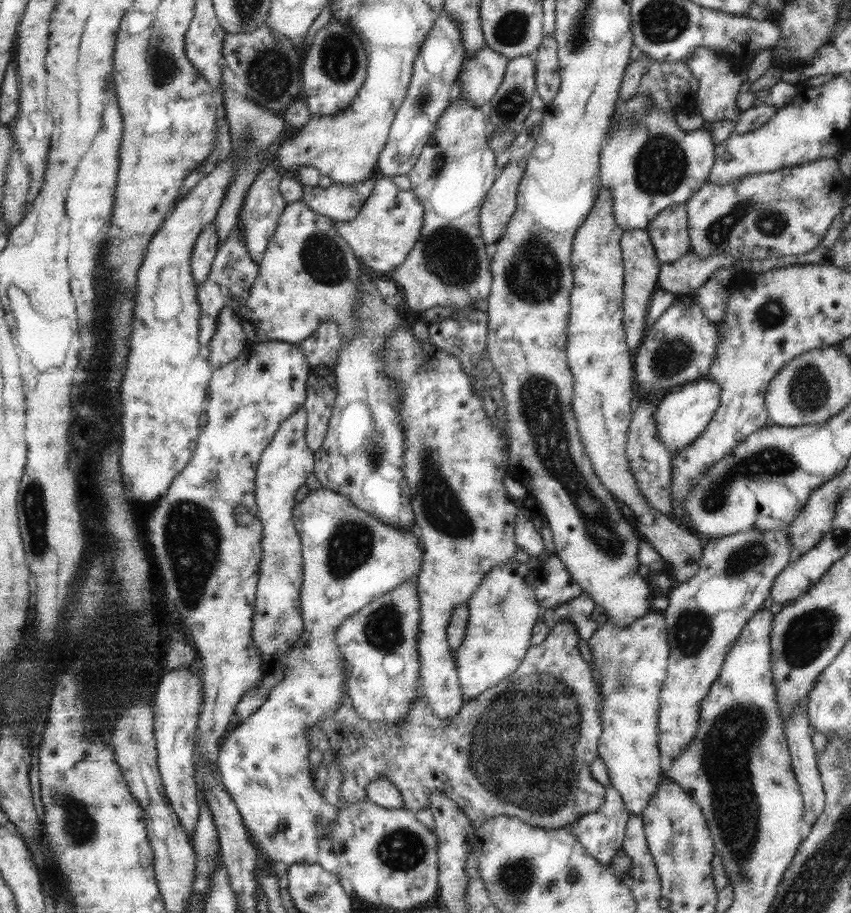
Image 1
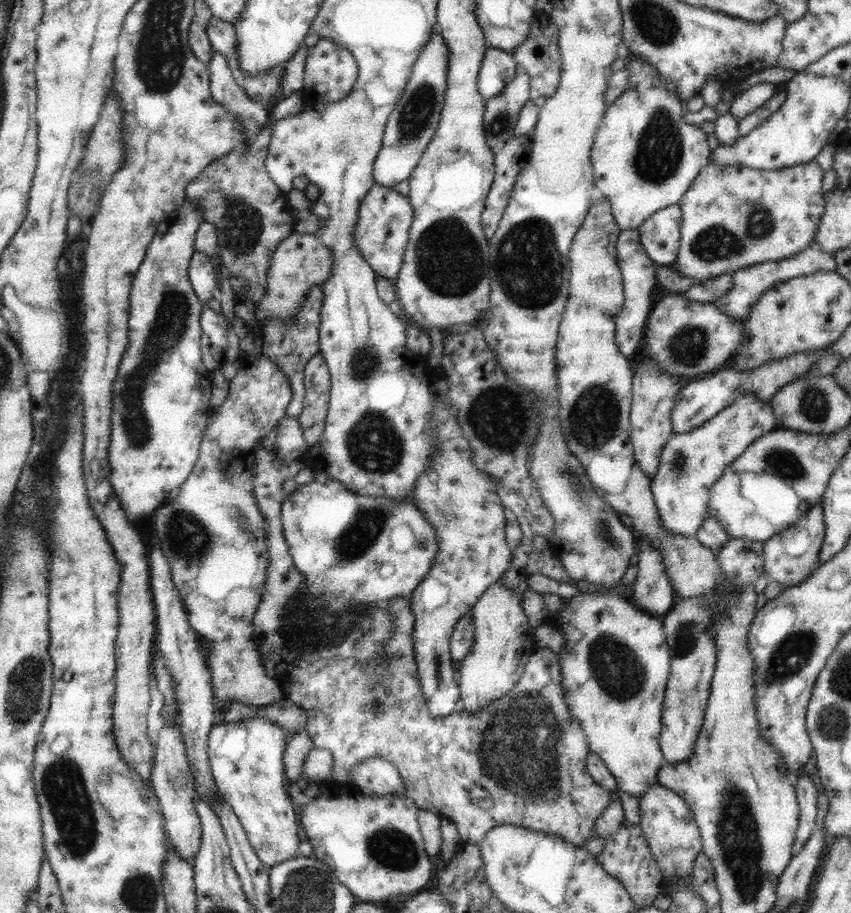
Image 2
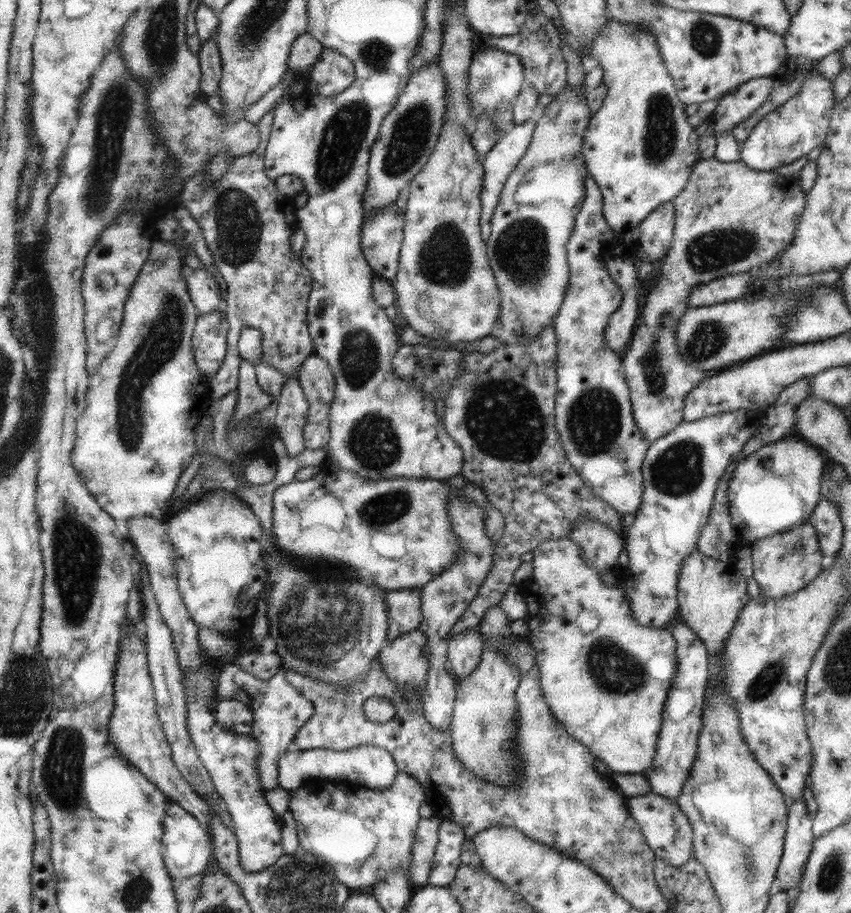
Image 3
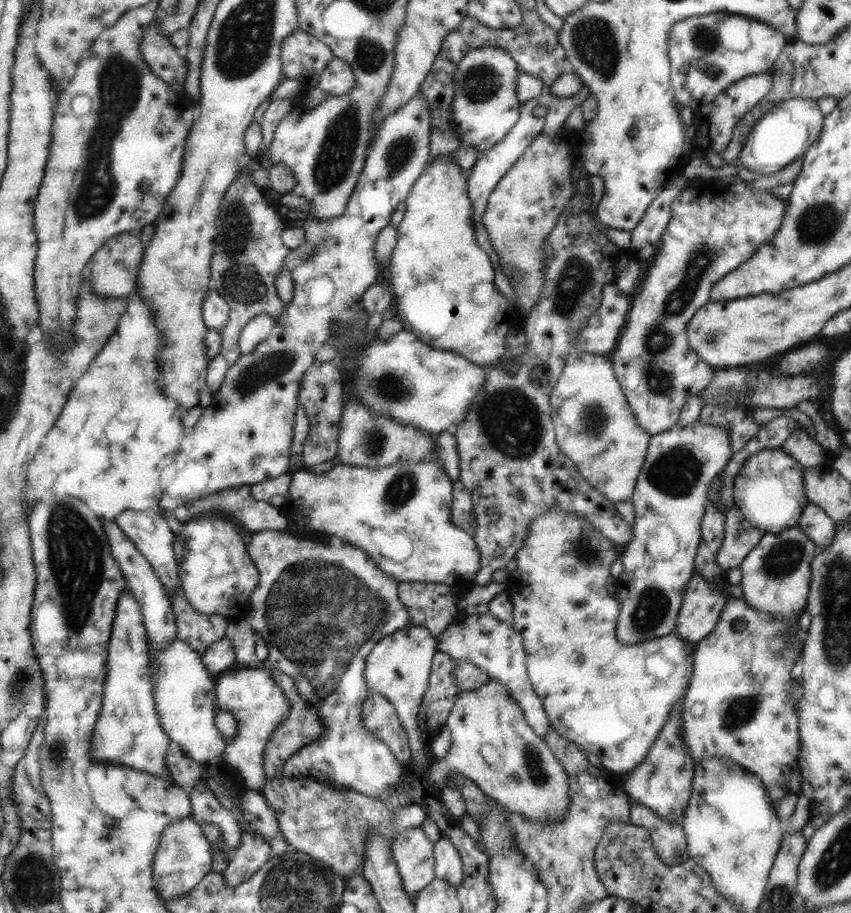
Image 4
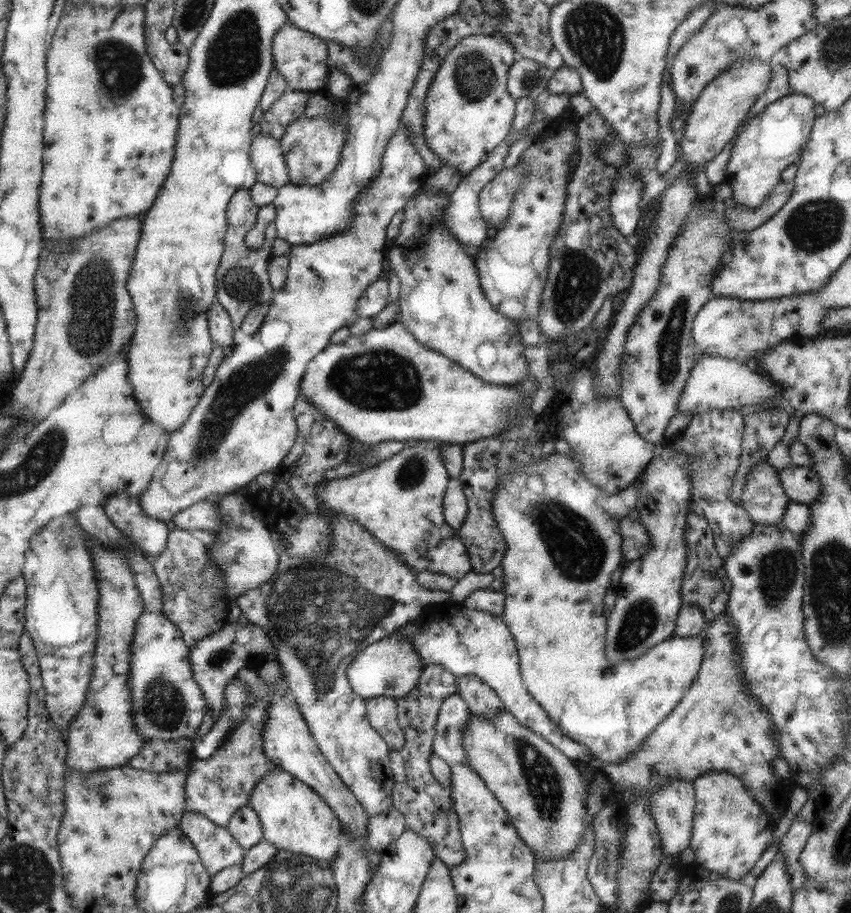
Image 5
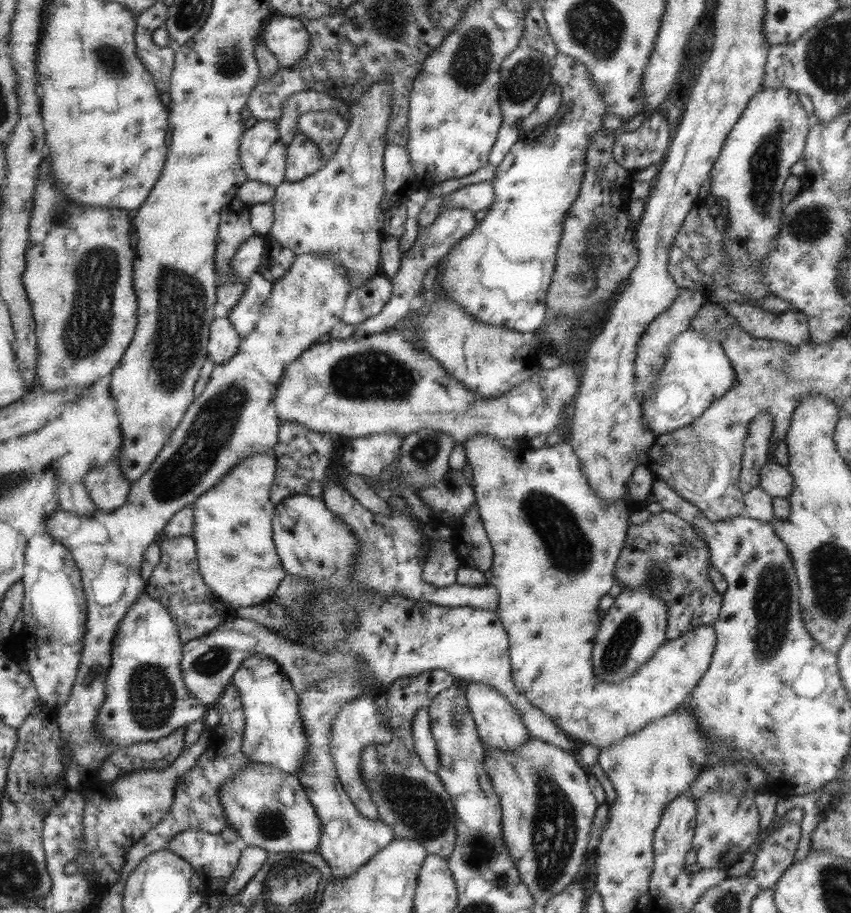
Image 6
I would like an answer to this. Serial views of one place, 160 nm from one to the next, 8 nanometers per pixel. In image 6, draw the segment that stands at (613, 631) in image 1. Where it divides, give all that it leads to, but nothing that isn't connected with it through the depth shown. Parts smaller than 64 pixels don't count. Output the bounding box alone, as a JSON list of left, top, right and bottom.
[464,436,717,750]

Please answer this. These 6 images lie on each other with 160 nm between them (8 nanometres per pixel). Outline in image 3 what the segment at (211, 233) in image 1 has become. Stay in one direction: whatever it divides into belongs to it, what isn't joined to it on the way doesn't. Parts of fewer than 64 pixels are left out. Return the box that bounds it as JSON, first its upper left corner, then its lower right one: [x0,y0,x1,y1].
[185,270,223,316]

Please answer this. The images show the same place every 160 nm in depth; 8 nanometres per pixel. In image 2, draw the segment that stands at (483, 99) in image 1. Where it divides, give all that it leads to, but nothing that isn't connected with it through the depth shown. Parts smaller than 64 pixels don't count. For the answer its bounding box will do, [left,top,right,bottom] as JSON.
[477,46,517,101]

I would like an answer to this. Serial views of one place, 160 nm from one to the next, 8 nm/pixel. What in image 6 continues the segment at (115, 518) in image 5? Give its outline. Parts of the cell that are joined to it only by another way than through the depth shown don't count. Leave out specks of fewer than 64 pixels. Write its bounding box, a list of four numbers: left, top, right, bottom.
[84,461,130,511]

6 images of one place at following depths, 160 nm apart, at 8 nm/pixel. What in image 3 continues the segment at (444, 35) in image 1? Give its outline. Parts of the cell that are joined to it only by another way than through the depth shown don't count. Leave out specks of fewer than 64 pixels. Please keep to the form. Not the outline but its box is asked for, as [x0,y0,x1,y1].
[362,61,447,219]

